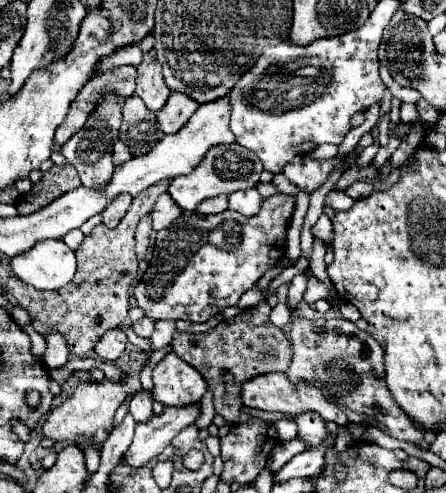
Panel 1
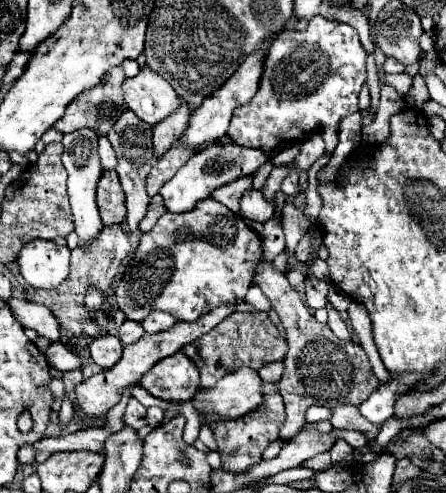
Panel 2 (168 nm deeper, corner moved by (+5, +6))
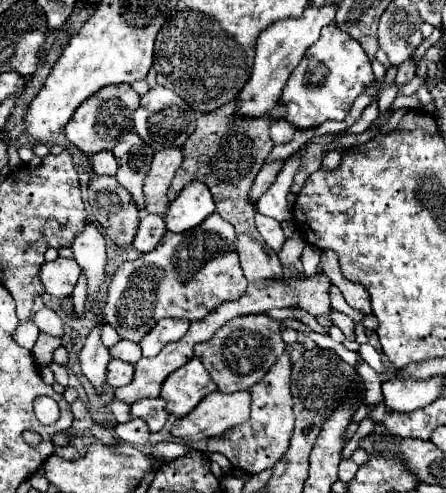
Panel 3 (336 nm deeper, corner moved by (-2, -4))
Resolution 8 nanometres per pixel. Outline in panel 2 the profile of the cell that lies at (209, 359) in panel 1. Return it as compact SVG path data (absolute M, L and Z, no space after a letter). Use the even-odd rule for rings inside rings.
M231 313L223 323L219 323L209 333L201 335L197 341L183 347L183 353L197 365L201 373L201 389L211 389L221 377L233 373L241 367L261 369L267 363L283 361L287 353L287 339L269 321L267 313Z

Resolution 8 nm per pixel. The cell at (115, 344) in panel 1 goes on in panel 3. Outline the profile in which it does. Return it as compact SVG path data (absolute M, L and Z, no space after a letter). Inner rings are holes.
M112 359L108 363L108 379L106 383L112 385L112 387L124 387L132 381L132 375L134 375L134 367L130 363L124 363L120 359Z

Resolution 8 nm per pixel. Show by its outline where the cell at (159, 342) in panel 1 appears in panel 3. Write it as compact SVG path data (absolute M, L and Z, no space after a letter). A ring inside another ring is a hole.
M174 317L160 319L160 323L156 323L156 327L140 343L142 355L156 357L166 343L172 343L172 341L184 337L188 327L190 327L188 319L174 319Z

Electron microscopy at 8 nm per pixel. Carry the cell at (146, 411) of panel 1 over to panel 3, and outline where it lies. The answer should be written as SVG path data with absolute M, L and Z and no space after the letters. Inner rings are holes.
M132 419L128 423L118 423L114 433L118 439L128 441L132 445L146 445L150 439L148 427L144 427L144 423L140 423L140 419Z

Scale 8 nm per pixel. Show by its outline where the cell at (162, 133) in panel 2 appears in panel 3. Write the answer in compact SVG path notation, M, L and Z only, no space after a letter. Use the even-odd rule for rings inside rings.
M182 149L172 151L160 151L154 153L150 171L144 179L144 209L152 215L164 215L168 211L168 187L174 179L176 169L182 163Z

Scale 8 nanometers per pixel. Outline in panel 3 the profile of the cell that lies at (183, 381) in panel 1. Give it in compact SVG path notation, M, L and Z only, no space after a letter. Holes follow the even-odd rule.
M192 357L162 383L160 397L166 399L166 411L174 417L188 415L206 395L216 391L216 383L204 369L202 361Z

